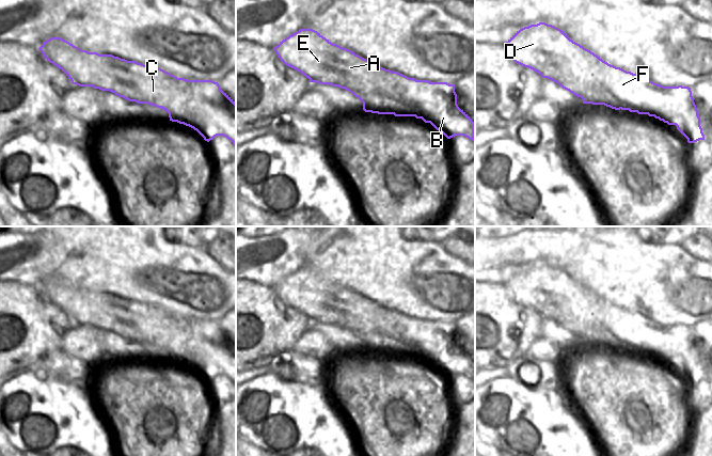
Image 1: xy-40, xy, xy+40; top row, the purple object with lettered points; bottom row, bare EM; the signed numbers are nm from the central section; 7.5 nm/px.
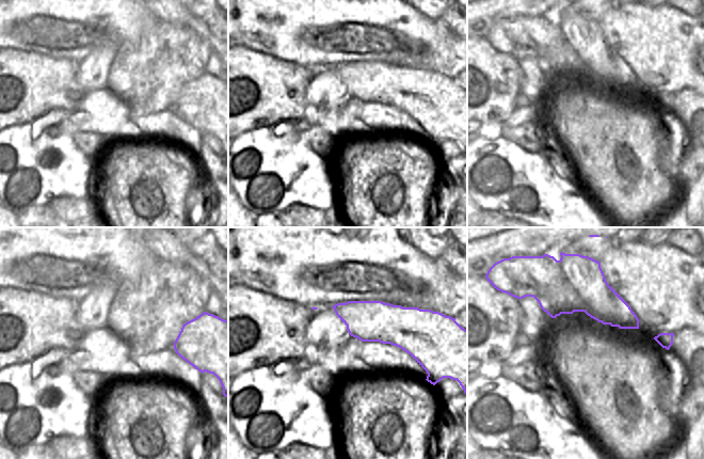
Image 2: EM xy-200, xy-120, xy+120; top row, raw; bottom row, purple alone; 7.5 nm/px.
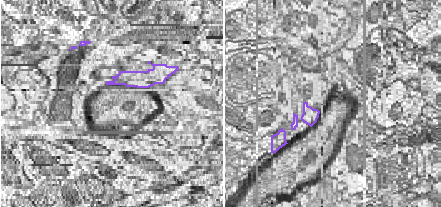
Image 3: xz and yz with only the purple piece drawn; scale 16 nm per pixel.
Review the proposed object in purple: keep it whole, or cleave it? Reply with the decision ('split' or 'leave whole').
split

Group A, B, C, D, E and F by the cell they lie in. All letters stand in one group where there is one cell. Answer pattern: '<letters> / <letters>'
A B C D E / F

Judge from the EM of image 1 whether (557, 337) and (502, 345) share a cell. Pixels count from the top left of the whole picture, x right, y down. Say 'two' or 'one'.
two

